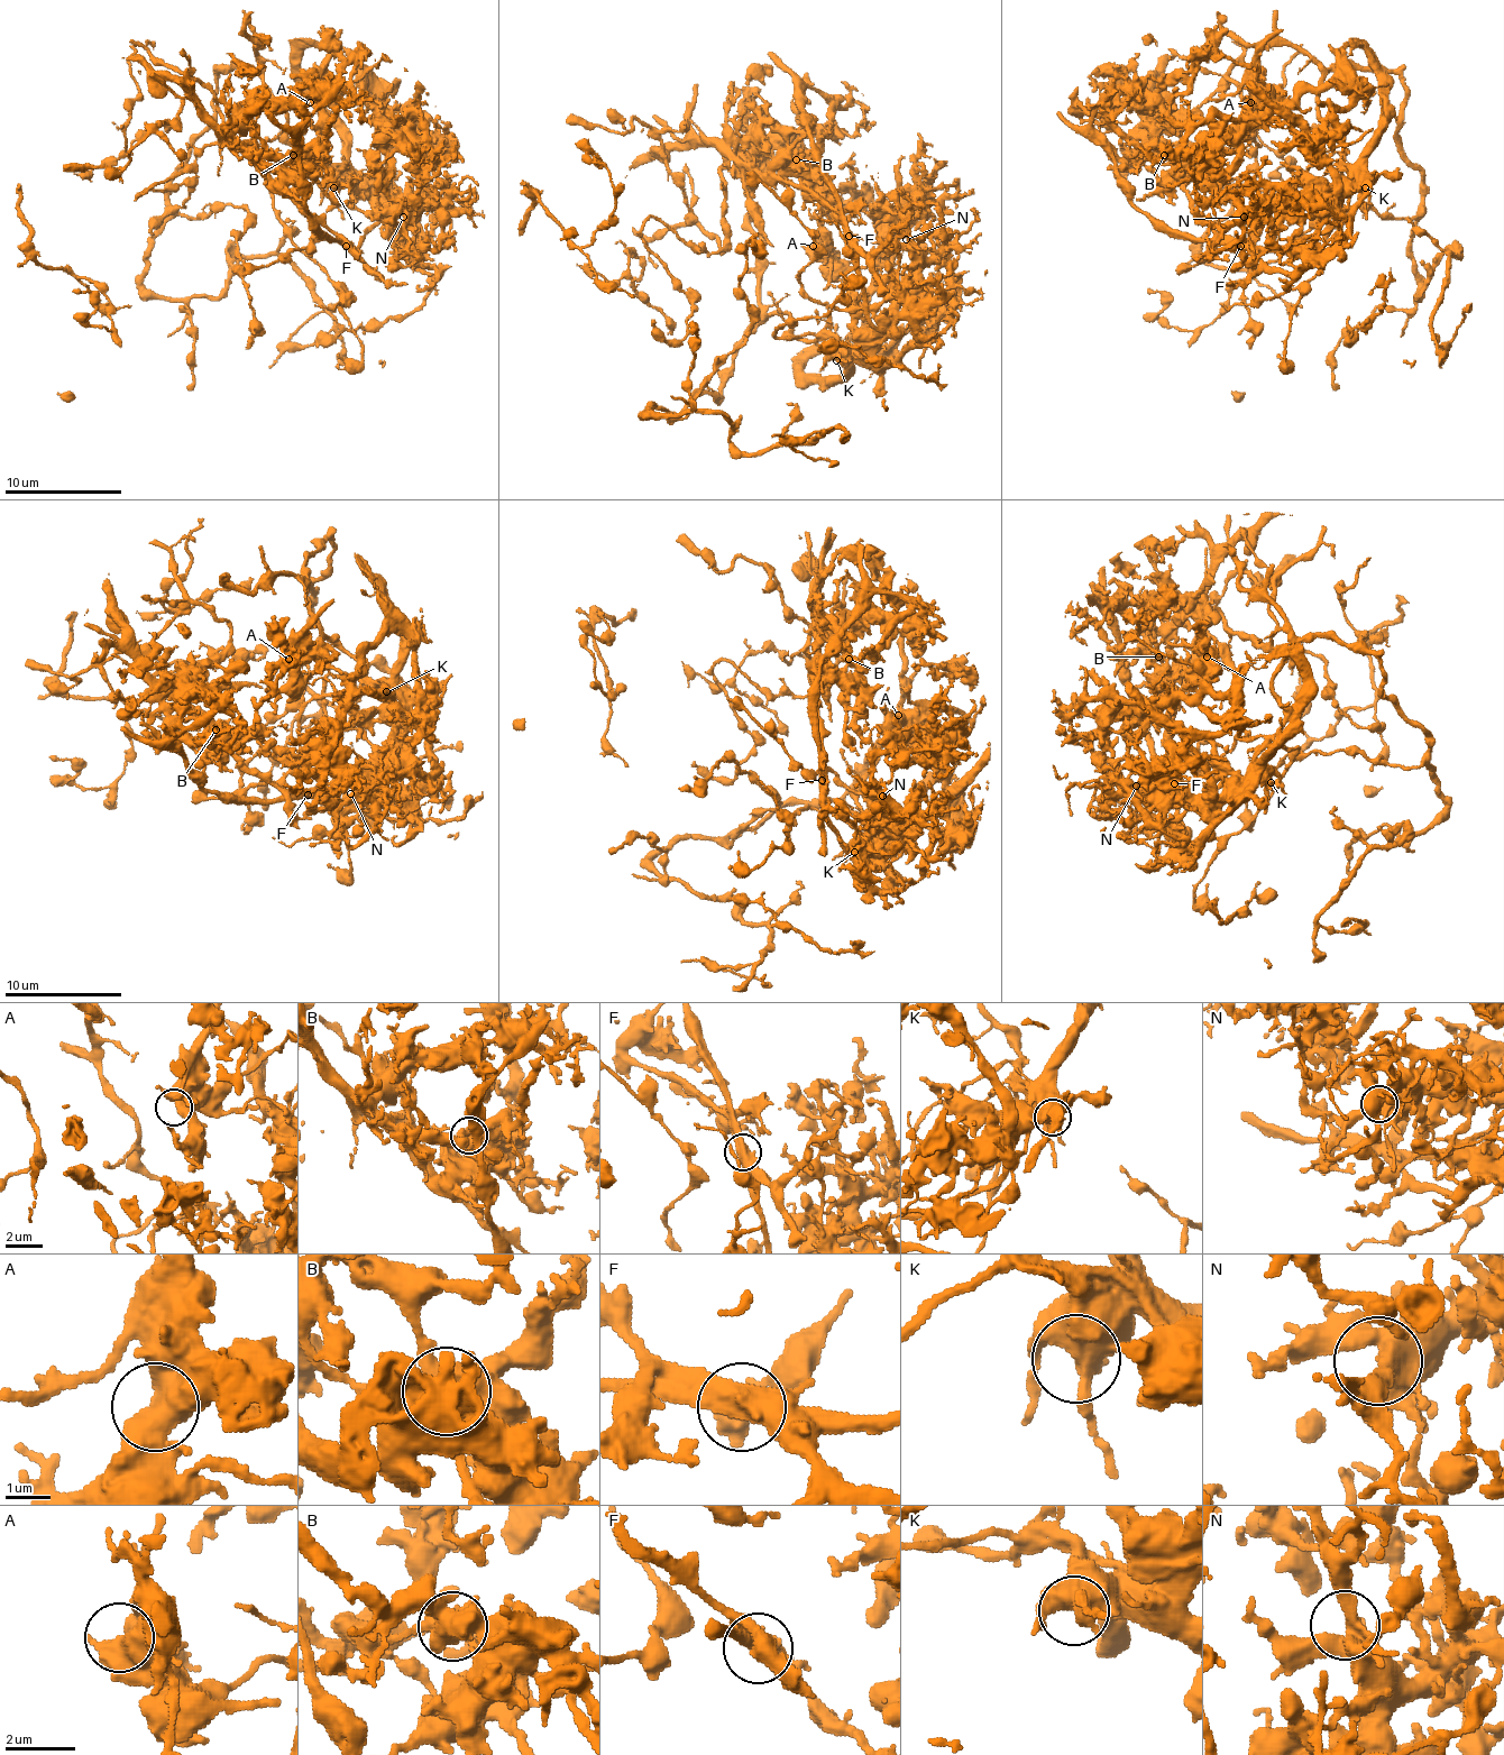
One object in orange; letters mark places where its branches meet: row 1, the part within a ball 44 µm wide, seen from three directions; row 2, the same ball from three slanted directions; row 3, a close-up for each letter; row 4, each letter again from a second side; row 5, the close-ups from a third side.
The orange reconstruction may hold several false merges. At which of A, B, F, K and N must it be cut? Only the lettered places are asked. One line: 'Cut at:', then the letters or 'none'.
Cut at: B, F

